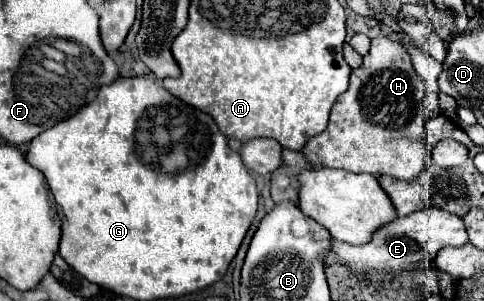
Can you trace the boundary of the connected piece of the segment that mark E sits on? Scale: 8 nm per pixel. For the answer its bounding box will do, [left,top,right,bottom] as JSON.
[331,206,467,282]

